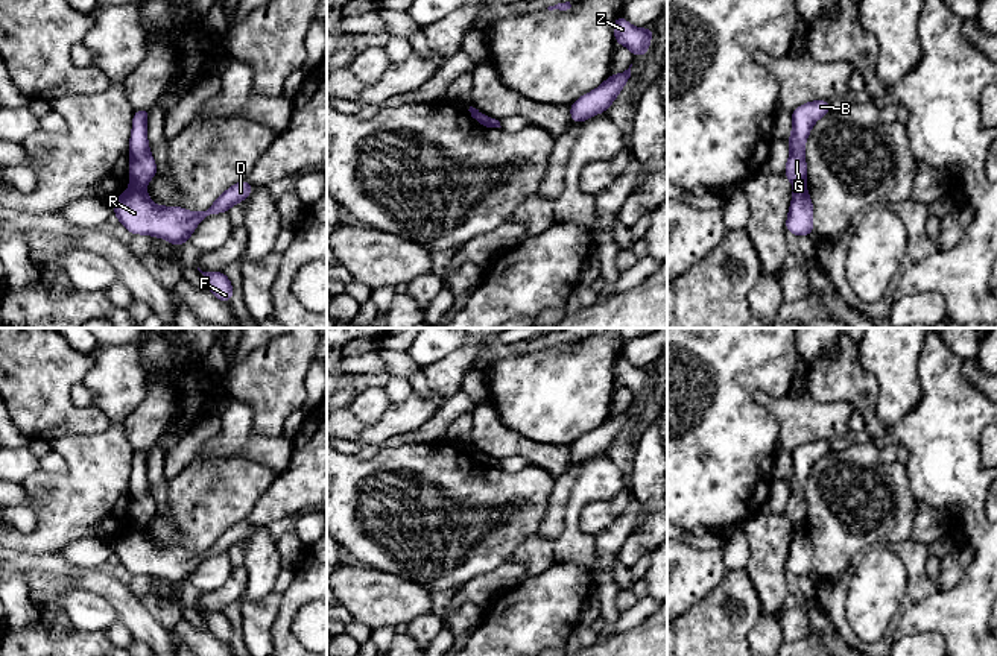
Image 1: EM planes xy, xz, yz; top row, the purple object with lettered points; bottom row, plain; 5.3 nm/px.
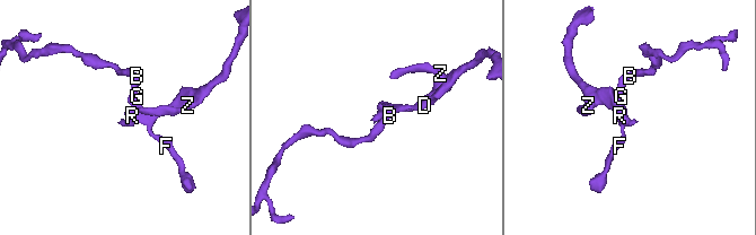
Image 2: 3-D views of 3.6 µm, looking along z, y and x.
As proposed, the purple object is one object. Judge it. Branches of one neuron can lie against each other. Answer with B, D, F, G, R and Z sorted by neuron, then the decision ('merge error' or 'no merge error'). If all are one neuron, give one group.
groups B G / D F R Z; merge error

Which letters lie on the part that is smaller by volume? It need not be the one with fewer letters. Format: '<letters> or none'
B, G

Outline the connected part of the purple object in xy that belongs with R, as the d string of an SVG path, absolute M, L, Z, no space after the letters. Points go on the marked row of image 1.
M240 181L223 191L205 211L193 213L181 207L158 207L144 190L129 188L114 199L112 213L131 234L147 234L181 246L190 240L198 223L211 214L226 213L234 203L245 202L255 185Z

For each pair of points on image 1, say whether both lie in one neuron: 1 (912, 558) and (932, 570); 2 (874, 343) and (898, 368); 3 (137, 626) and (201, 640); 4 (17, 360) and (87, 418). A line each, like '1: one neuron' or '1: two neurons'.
1: two neurons
2: one neuron
3: two neurons
4: one neuron

